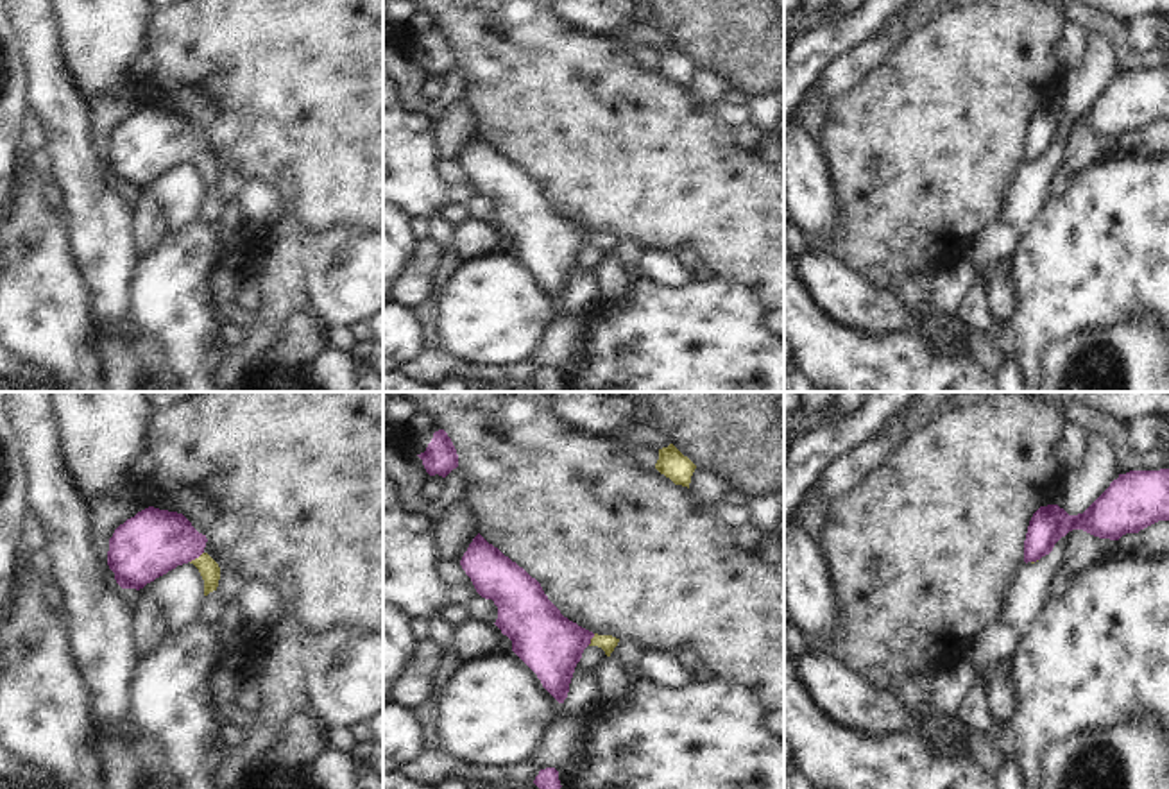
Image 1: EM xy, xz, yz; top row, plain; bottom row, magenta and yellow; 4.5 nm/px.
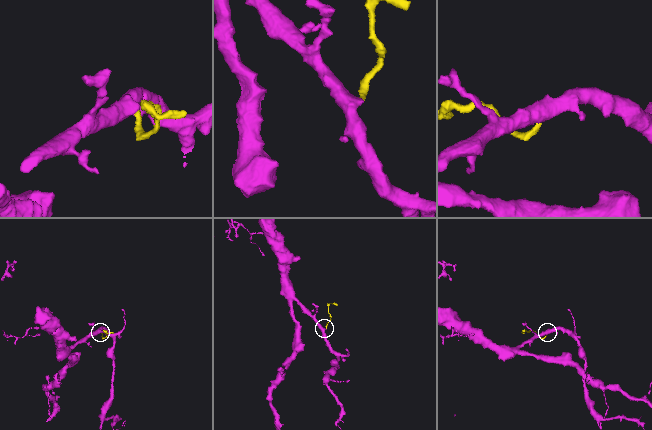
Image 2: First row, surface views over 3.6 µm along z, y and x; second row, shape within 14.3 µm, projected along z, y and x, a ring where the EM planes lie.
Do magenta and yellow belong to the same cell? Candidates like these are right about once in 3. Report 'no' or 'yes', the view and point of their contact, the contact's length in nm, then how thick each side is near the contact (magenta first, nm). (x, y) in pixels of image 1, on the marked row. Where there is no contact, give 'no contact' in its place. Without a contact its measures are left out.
yes | xy (196, 557) | 80 nm | 300/90 nm

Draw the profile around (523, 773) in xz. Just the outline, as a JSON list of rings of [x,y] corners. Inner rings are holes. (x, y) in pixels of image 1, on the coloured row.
[[[533,760],[521,762],[521,764],[514,764],[508,768],[507,778],[512,785],[528,785],[535,780],[539,771],[541,771],[541,768]]]

